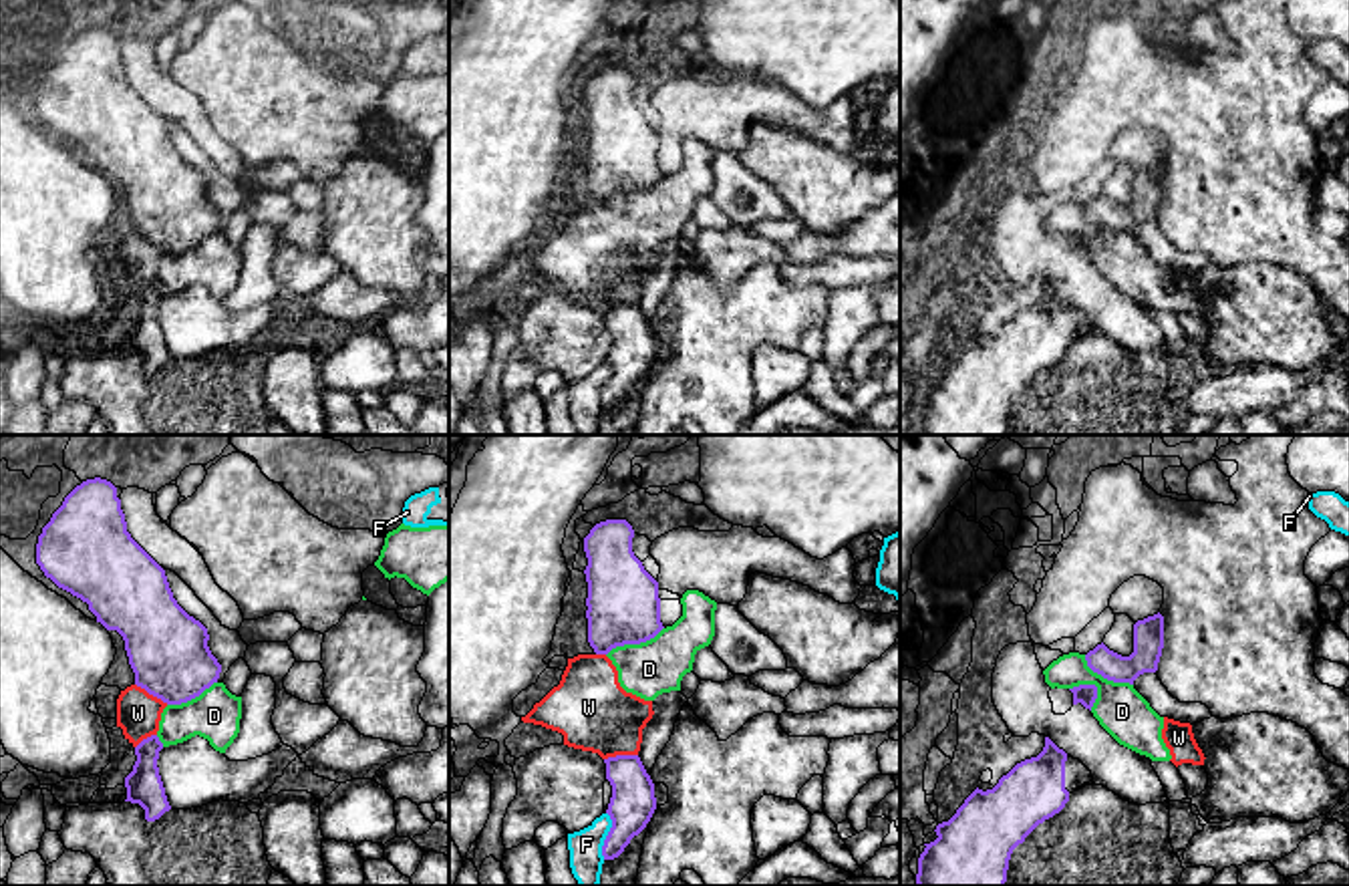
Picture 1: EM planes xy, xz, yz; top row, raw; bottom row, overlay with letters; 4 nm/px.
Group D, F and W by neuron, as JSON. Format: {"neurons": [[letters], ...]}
{"neurons": [["D", "W"], ["F"]]}

